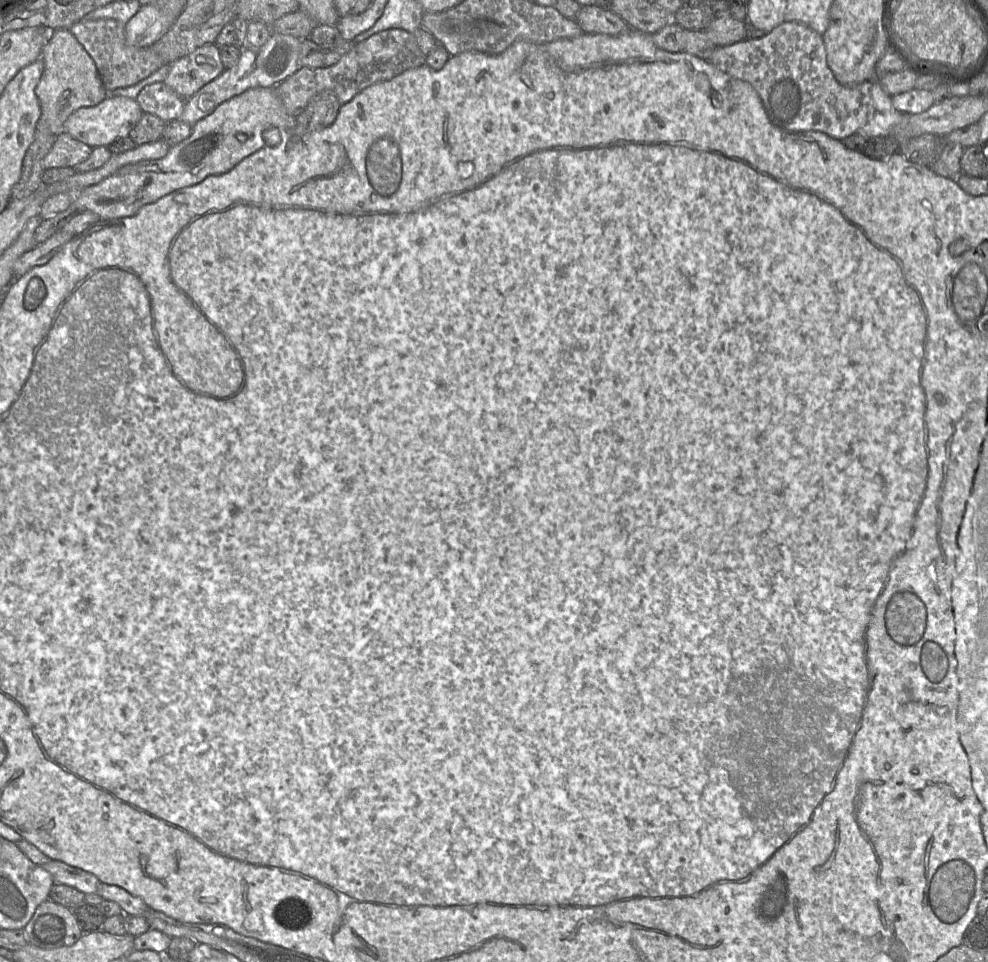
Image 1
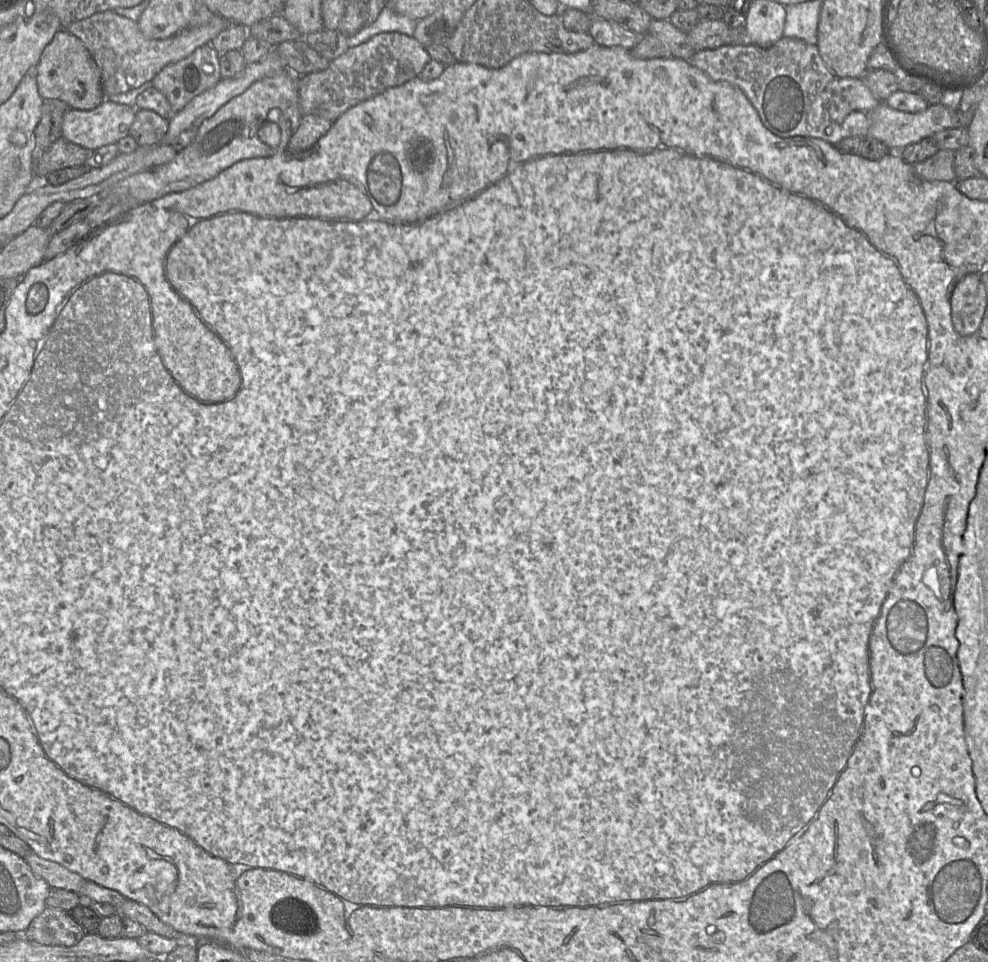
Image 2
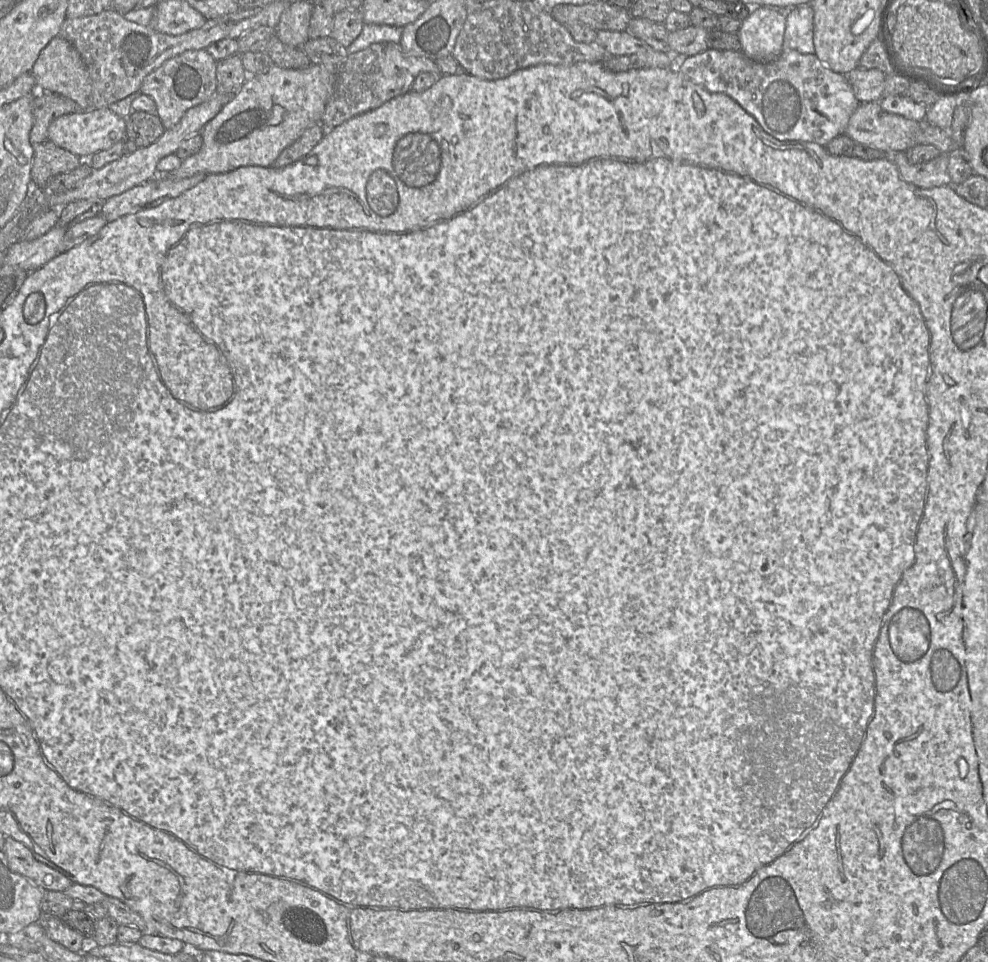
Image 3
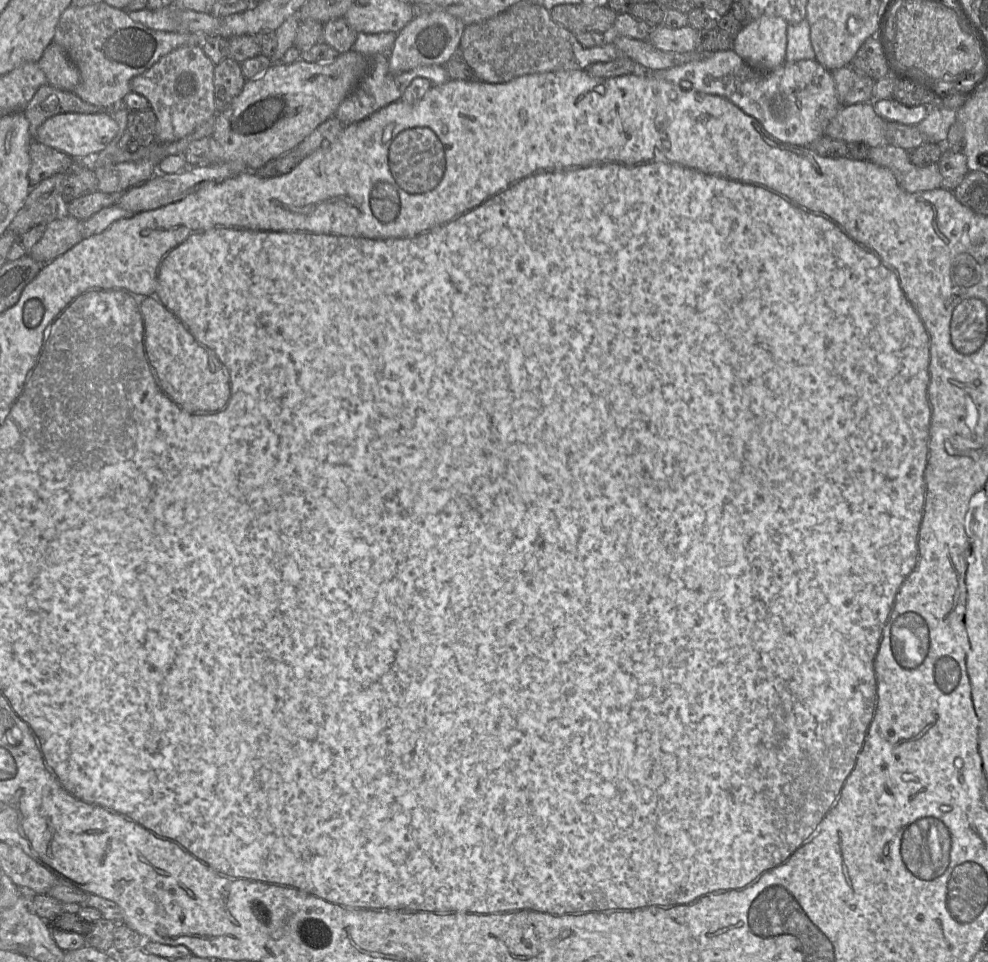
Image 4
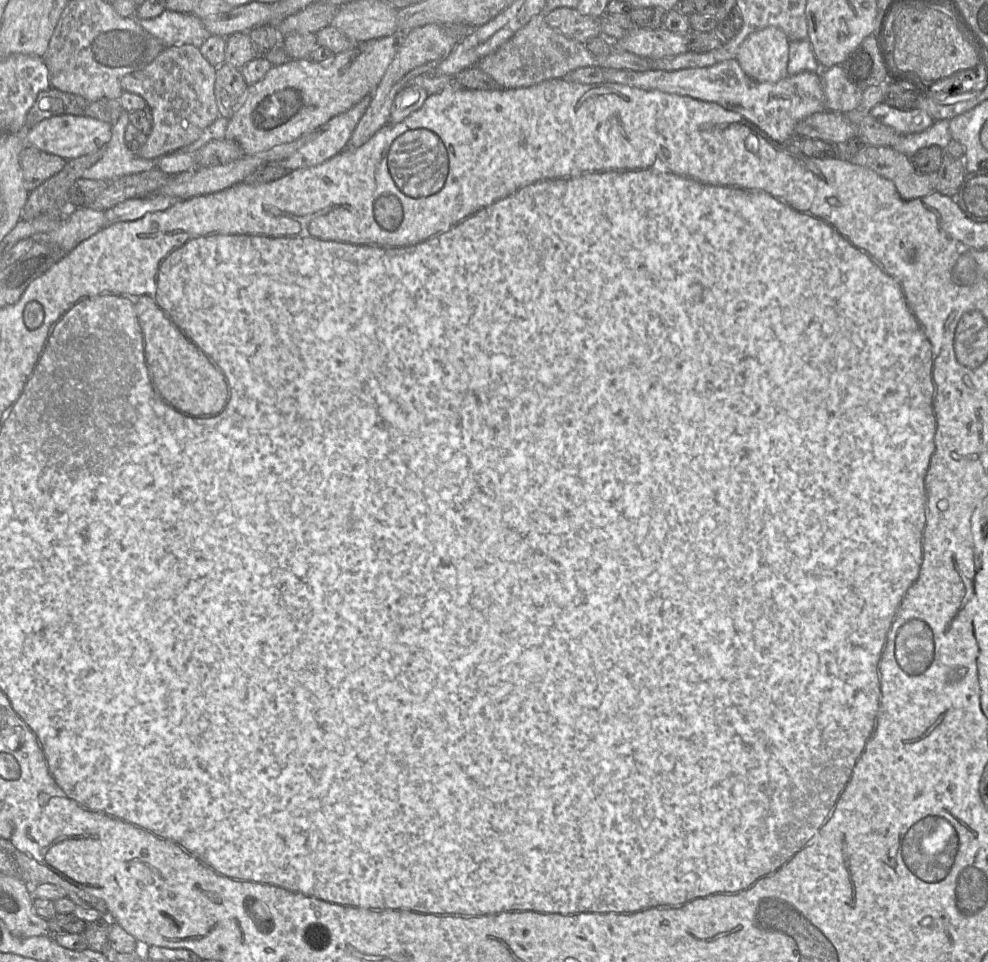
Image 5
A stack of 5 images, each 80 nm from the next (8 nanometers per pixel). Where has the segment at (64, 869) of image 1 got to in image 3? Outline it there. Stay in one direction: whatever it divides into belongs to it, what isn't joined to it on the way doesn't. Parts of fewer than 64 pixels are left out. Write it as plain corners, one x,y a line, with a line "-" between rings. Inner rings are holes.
6,837
2,851
12,872
45,890
64,892
73,884
66,875
38,861
23,843
12,837

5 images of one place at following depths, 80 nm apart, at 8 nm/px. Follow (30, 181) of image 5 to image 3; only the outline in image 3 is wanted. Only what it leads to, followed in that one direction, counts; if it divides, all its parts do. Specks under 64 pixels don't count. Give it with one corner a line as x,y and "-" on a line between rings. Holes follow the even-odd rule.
49,140
34,145
32,187
44,186
51,177
74,170
82,161
85,160

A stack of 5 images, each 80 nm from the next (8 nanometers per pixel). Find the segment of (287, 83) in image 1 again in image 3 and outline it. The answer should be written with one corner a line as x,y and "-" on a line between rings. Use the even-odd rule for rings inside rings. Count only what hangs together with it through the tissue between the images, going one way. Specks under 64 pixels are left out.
382,42
348,54
336,69
333,92
326,104
320,124
332,129
347,120
374,110
385,102
411,90
415,78
424,72
443,75
436,63
428,58
406,55
399,43

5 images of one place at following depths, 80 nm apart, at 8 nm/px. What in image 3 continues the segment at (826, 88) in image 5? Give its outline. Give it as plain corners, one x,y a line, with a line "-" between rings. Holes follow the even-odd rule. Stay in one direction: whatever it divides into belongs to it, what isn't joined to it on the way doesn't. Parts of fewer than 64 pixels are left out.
857,67
842,75
860,103
879,102
884,97
886,74
882,71

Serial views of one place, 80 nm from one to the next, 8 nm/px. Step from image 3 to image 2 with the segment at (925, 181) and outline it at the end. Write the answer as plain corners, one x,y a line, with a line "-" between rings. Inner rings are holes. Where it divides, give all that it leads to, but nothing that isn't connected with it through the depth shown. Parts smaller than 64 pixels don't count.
940,149
926,161
912,165
913,170
921,179
926,181
956,182
954,170
955,152

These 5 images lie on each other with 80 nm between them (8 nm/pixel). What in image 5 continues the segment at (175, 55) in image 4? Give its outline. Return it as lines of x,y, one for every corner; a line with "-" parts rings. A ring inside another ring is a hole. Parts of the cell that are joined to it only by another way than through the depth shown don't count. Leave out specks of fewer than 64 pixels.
181,45
165,48
144,68
123,76
121,88
141,96
153,117
152,130
138,156
153,159
172,154
195,142
218,117
214,95
216,67
201,54
199,47

